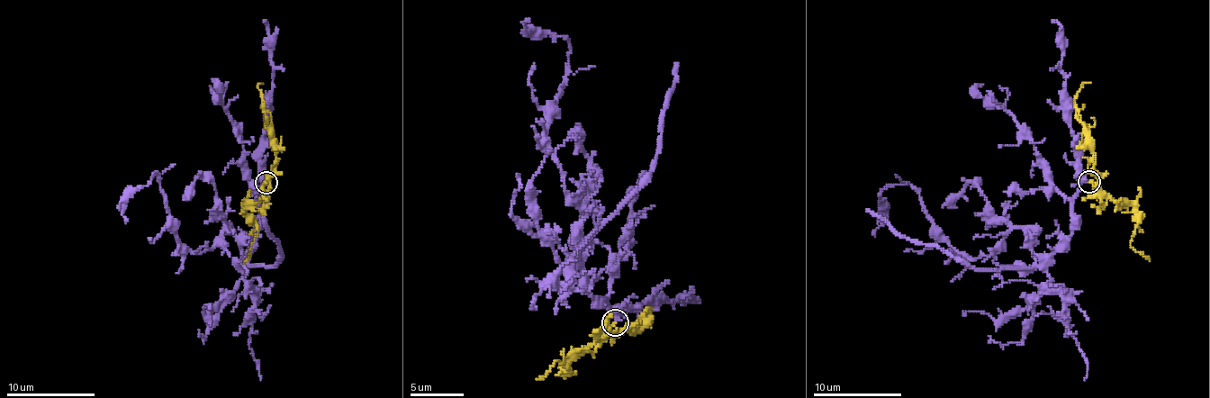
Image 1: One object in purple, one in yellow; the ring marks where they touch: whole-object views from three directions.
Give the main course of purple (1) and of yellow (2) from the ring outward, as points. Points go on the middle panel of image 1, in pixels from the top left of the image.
1: (616, 322), (606, 301), (593, 299), (575, 197), (546, 132), (568, 74), (568, 41), (530, 31), (525, 22)
2: (616, 322), (608, 333), (640, 332), (651, 315), (650, 308), (647, 317), (651, 327)

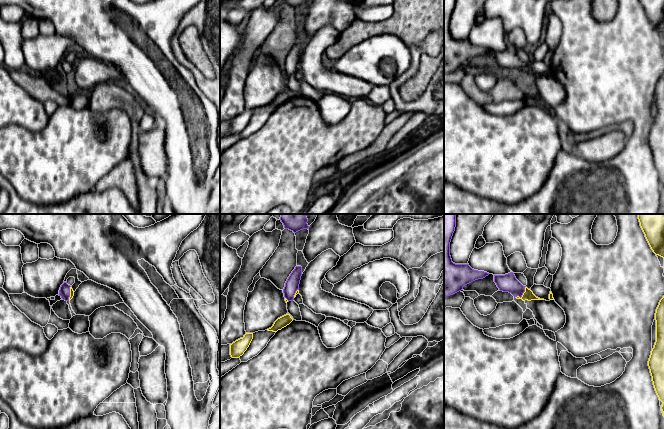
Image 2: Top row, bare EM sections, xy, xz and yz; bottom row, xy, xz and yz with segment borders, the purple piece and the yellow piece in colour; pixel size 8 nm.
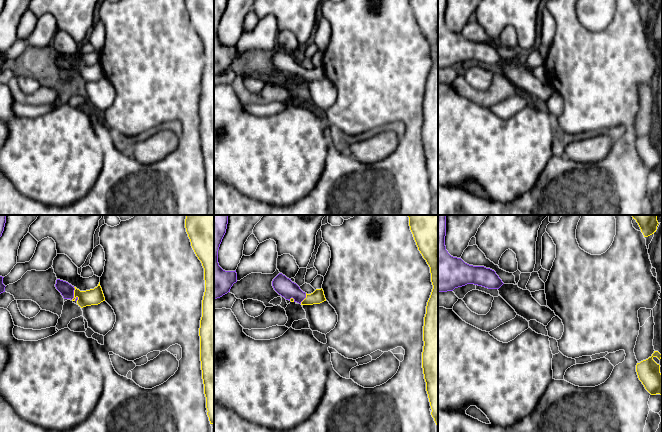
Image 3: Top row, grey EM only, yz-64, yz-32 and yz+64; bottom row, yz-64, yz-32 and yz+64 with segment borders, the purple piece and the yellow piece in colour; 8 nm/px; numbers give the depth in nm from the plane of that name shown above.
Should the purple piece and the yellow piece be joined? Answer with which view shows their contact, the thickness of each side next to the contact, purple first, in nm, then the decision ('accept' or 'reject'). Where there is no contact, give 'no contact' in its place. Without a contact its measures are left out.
contact in yz; calibres 140 and 80 nm; reject

